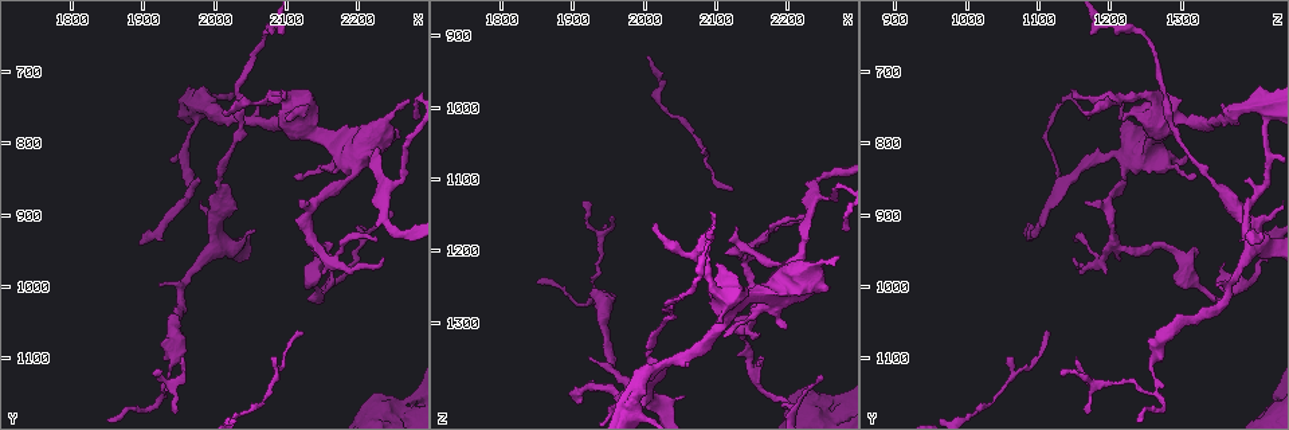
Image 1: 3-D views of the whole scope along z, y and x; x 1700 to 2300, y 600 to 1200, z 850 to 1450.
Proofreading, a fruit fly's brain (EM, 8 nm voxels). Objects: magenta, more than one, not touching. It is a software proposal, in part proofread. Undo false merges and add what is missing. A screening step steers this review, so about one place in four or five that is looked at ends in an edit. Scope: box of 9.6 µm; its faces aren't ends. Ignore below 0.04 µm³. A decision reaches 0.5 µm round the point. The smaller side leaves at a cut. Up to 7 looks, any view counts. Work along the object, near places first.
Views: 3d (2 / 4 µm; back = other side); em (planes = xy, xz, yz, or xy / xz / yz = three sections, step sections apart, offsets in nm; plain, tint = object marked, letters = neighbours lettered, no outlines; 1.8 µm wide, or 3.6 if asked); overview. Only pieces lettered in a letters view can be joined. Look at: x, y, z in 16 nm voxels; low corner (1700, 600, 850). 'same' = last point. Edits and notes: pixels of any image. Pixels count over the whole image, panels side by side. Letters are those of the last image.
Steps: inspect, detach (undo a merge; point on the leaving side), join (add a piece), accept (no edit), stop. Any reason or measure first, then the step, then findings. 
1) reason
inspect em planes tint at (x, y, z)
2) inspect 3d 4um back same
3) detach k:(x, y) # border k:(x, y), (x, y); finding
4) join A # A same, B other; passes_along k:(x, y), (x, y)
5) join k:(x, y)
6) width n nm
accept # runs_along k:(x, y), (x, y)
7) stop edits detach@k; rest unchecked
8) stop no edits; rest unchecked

free end
inspect em planes letters at (2055, 920, 1405)

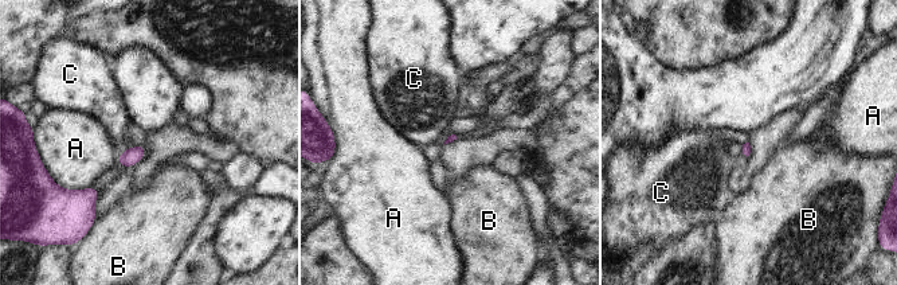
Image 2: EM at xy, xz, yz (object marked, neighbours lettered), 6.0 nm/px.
accept # A other, B other, C other; border 2:(130, 145), (120, 153); no lettered piece goes on from it

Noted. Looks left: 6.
thin end
inspect em xz step 16 plain at (2160, 945, 1320)

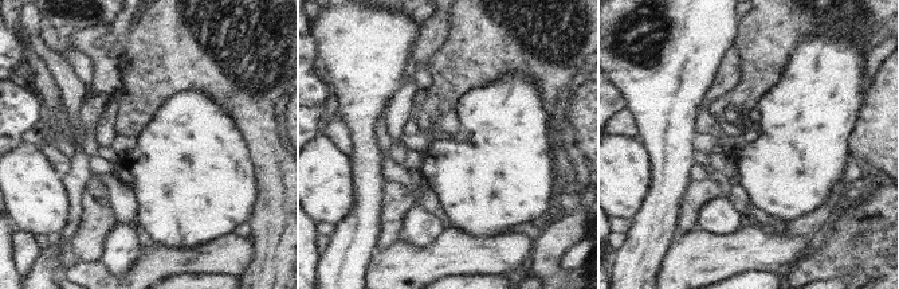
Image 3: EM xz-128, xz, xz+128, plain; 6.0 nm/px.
what lies round it
inspect em xz step 16 letters same

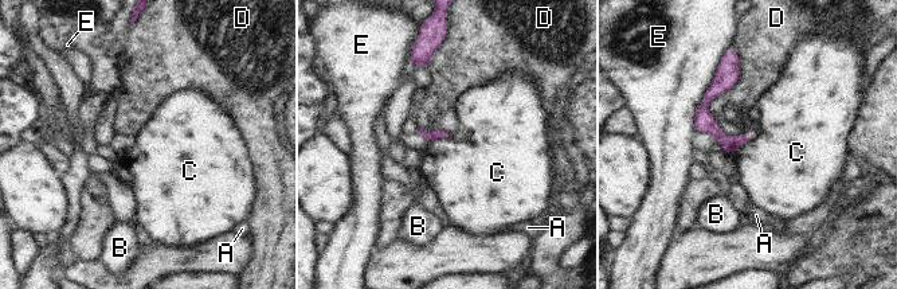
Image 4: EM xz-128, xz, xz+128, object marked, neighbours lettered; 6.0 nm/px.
accept # A other, B other, C other, D other, E other; runs_along 4:(735, 65), (704, 102), (728, 149); no lettered piece goes on from it

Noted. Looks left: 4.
an open end
inspect em planes letters at (2015, 755, 1160)

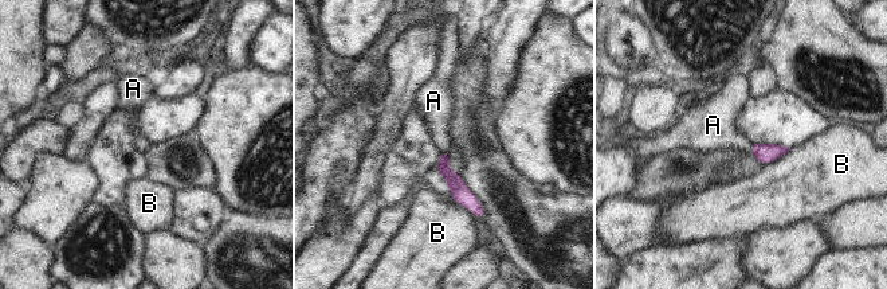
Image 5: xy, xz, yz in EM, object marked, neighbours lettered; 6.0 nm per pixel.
join A # A same, B other; passes_along 5:(765, 153), (750, 147), (714, 127); it goes on there

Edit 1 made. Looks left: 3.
stop edits join@5; rest unchecked

